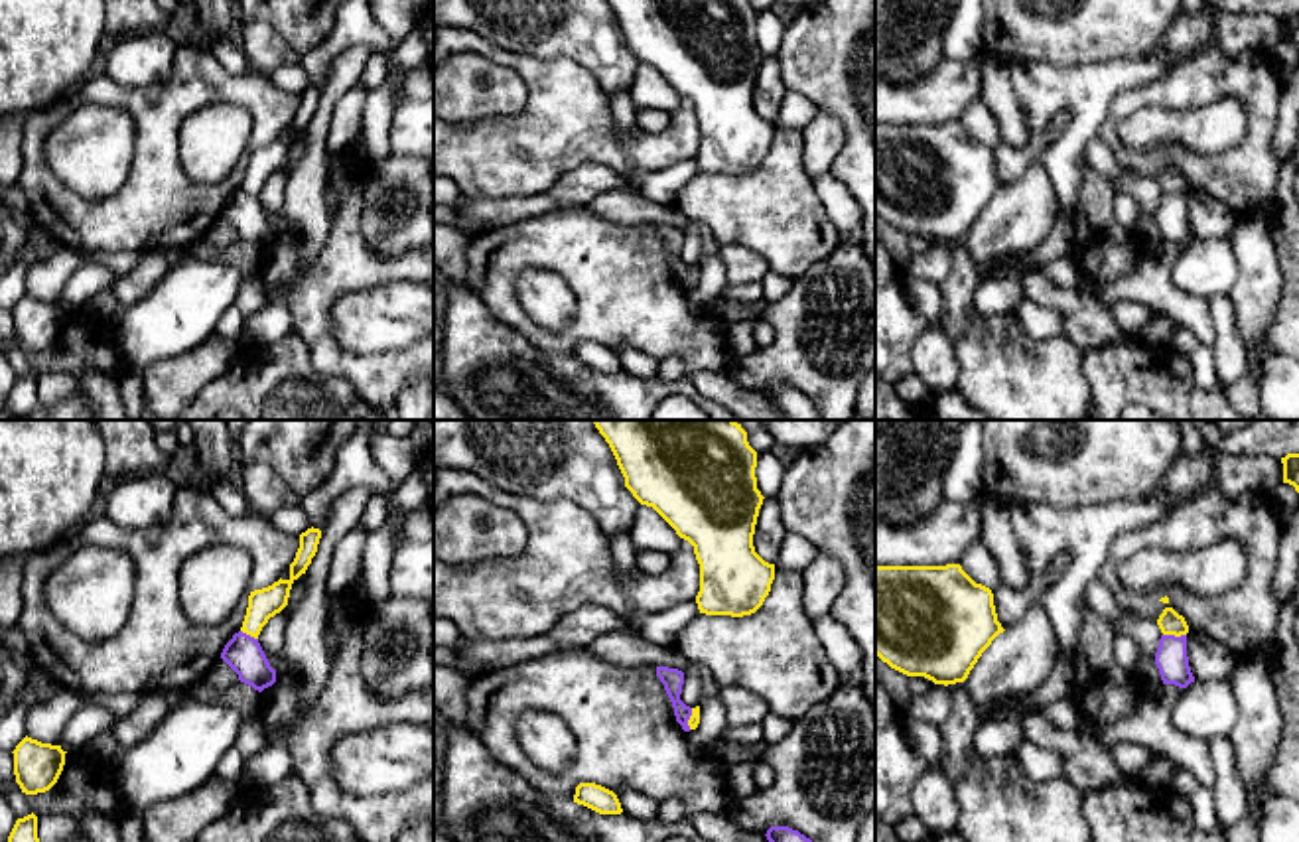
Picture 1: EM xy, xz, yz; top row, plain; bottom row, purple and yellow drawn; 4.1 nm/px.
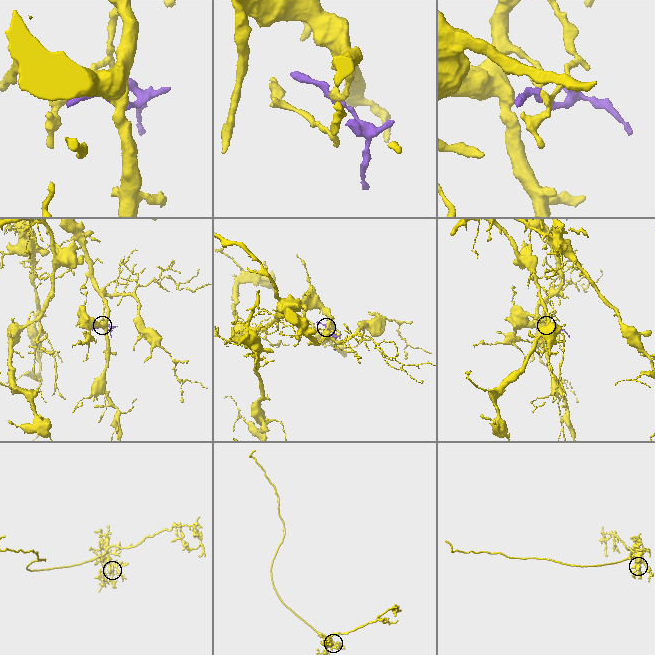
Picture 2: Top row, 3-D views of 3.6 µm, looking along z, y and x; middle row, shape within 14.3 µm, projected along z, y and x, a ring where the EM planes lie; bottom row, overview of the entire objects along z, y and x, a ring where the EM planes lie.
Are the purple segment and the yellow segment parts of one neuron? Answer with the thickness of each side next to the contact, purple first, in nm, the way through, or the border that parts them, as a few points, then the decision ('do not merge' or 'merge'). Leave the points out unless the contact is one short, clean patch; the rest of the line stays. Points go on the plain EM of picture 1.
130/100 nm | along yz (1163, 192), (1185, 194) | do not merge

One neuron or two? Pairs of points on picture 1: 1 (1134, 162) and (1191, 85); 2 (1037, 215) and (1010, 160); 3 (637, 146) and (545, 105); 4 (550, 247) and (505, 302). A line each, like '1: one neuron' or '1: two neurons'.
1: one neuron
2: two neurons
3: one neuron
4: one neuron

